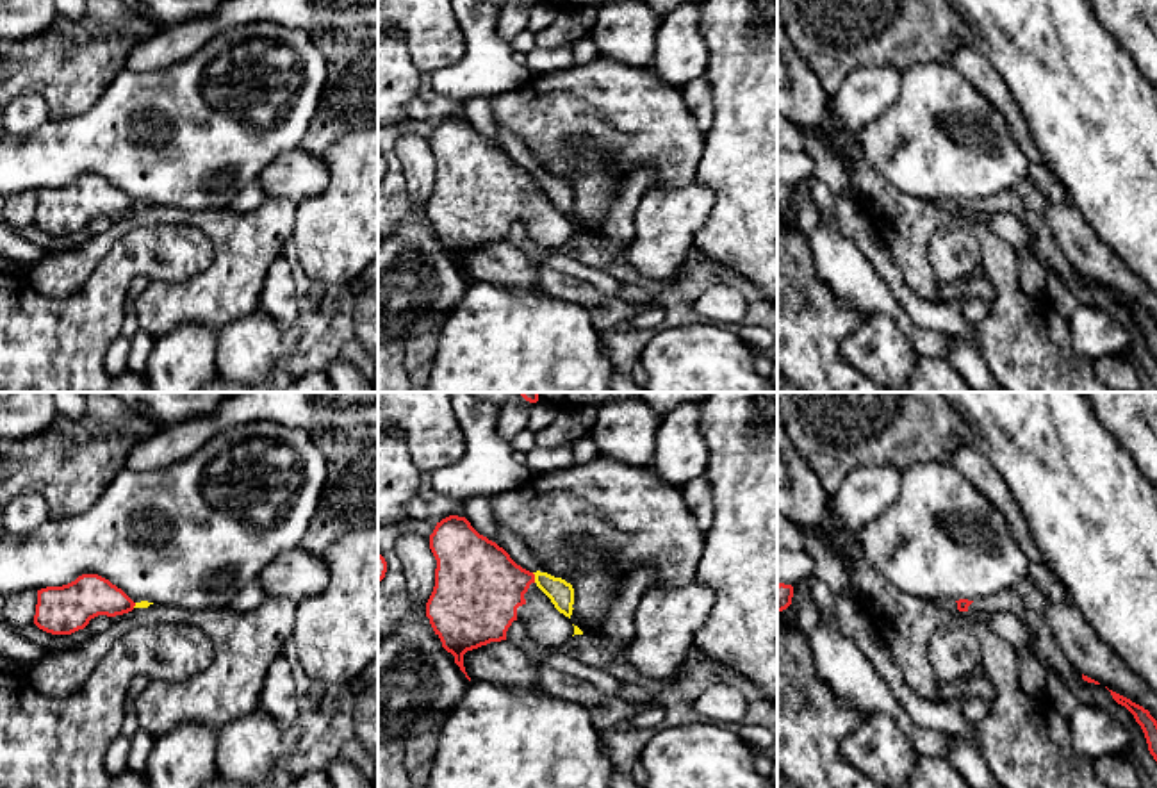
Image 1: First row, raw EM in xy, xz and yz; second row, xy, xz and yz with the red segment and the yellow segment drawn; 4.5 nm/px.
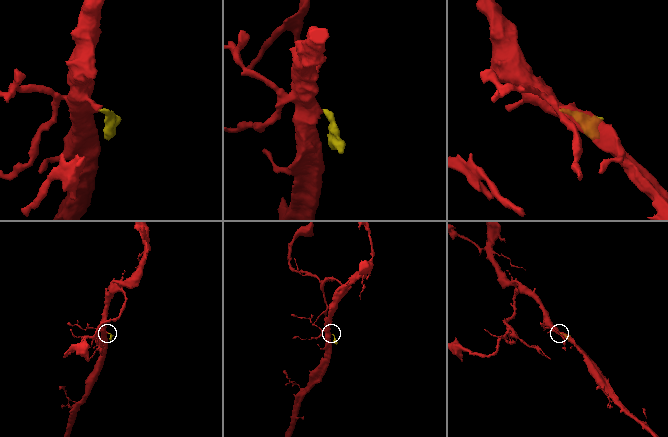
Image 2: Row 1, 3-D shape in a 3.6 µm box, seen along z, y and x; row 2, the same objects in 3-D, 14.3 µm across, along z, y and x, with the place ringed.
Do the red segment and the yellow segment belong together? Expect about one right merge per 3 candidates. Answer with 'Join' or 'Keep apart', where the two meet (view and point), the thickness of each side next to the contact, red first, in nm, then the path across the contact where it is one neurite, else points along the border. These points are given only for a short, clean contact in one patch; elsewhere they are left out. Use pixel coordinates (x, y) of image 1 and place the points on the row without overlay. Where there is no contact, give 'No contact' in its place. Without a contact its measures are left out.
Keep apart. Touches red at xz (533, 179). Thickness 380 nm (red) against 120 nm. Boundary: xz (532, 173), (535, 182)

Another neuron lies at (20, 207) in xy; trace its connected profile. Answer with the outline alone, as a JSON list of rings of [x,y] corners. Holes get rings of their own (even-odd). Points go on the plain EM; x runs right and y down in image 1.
[[[21,191],[5,196],[4,223],[12,230],[29,226],[34,223],[36,205],[36,191]]]

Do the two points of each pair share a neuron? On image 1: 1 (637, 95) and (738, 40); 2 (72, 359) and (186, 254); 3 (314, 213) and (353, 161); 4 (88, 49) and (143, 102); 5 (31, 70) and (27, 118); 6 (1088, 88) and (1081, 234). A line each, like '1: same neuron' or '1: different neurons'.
1: different neurons
2: same neuron
3: same neuron
4: different neurons
5: different neurons
6: different neurons

